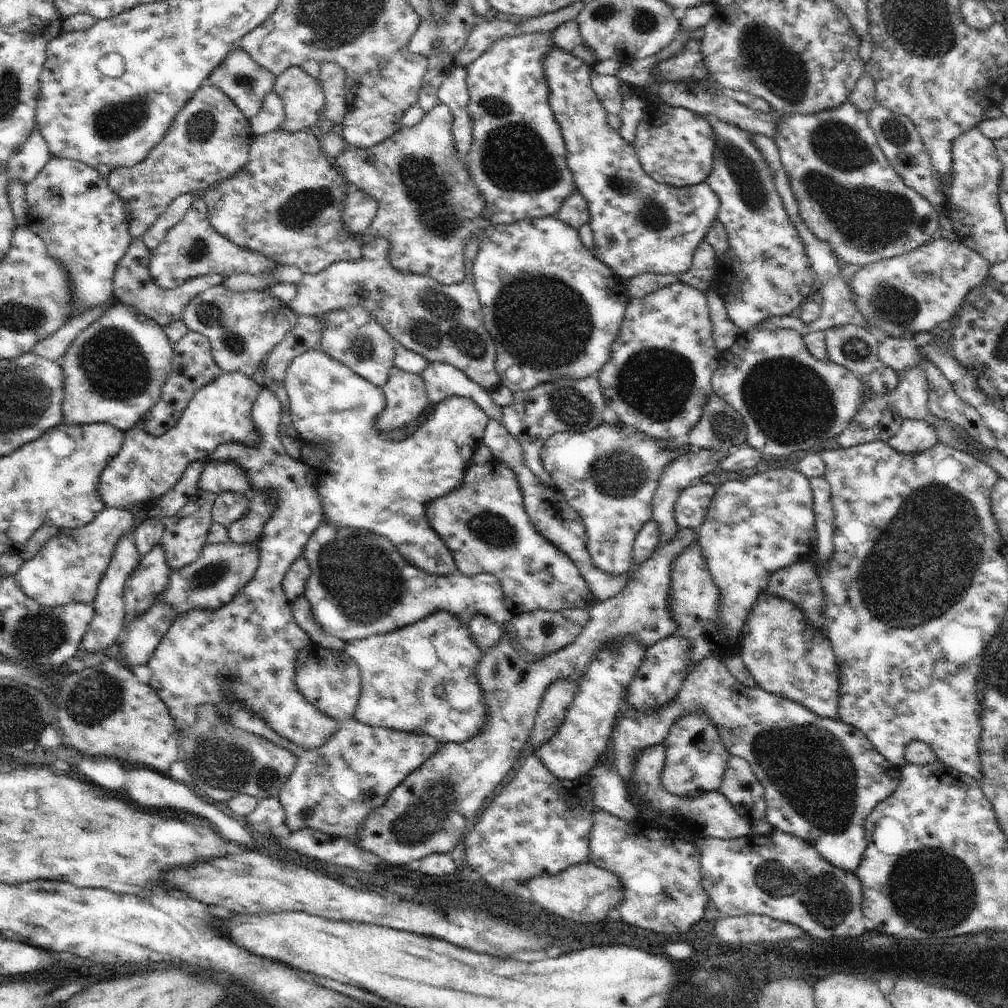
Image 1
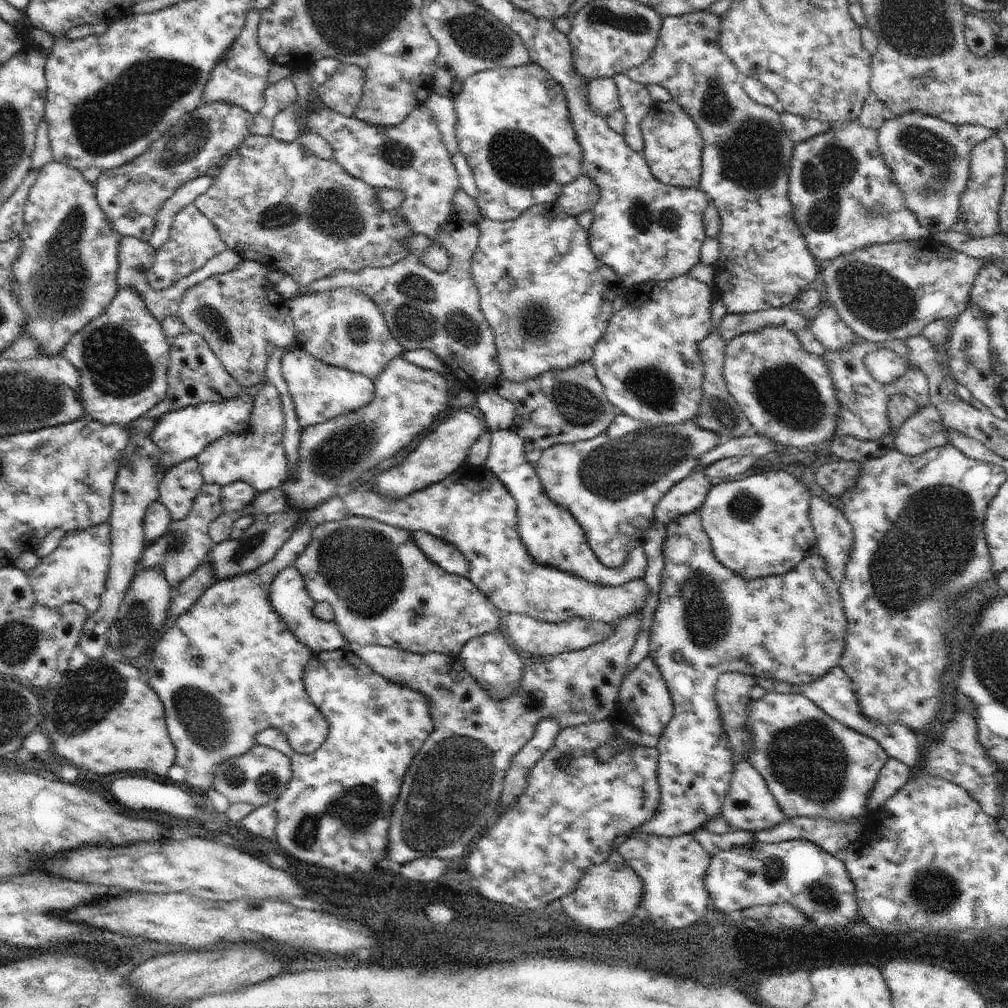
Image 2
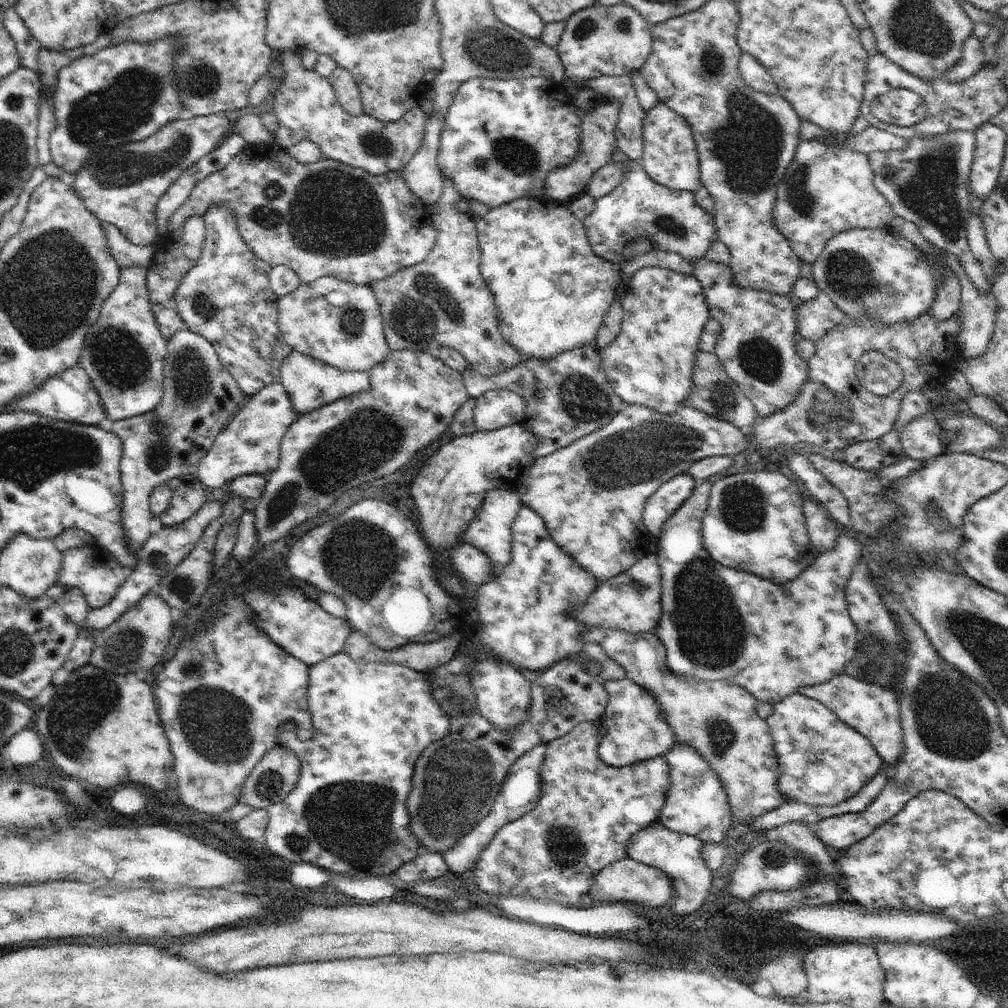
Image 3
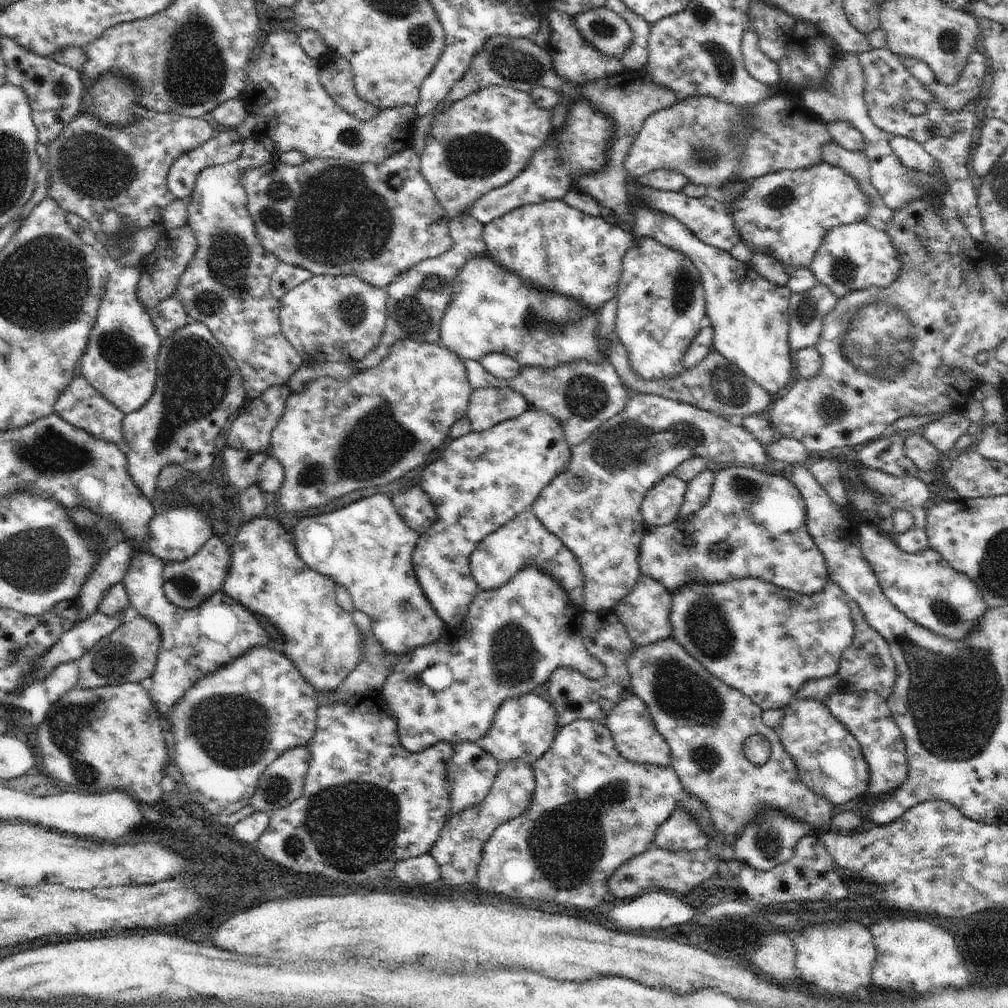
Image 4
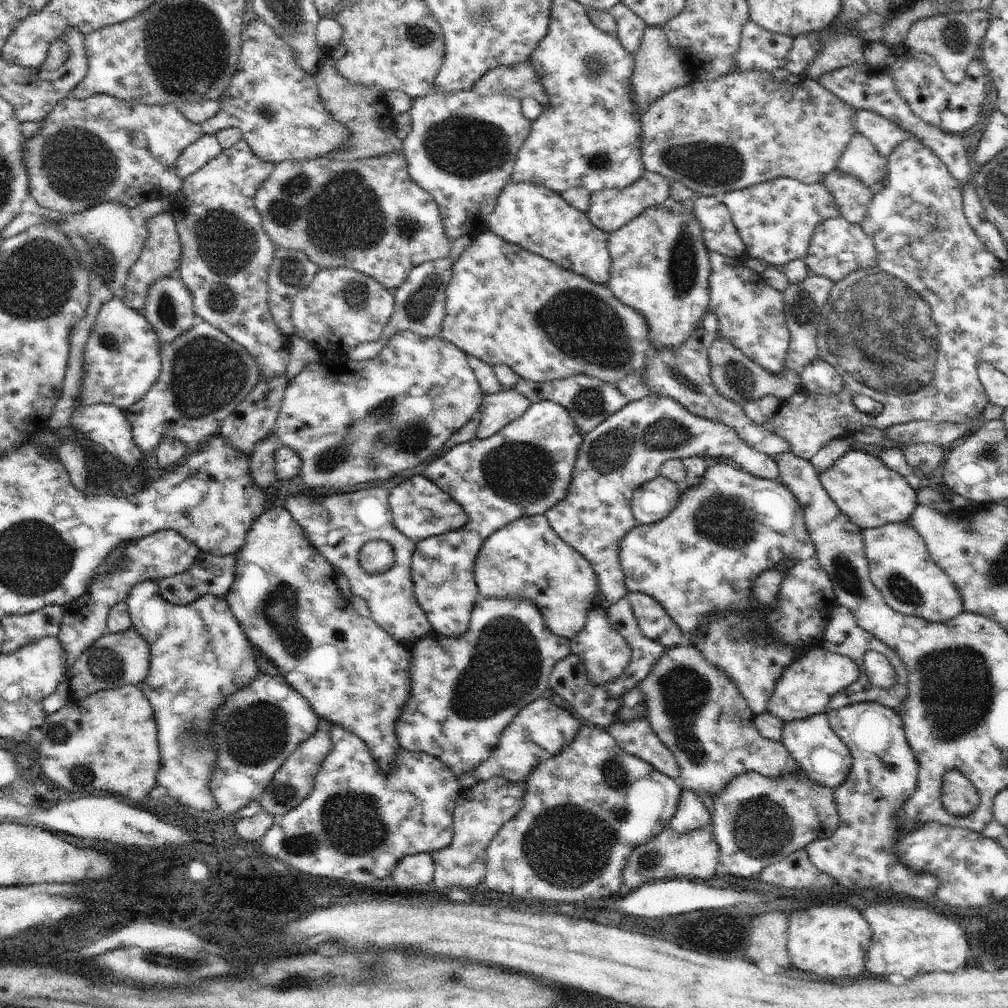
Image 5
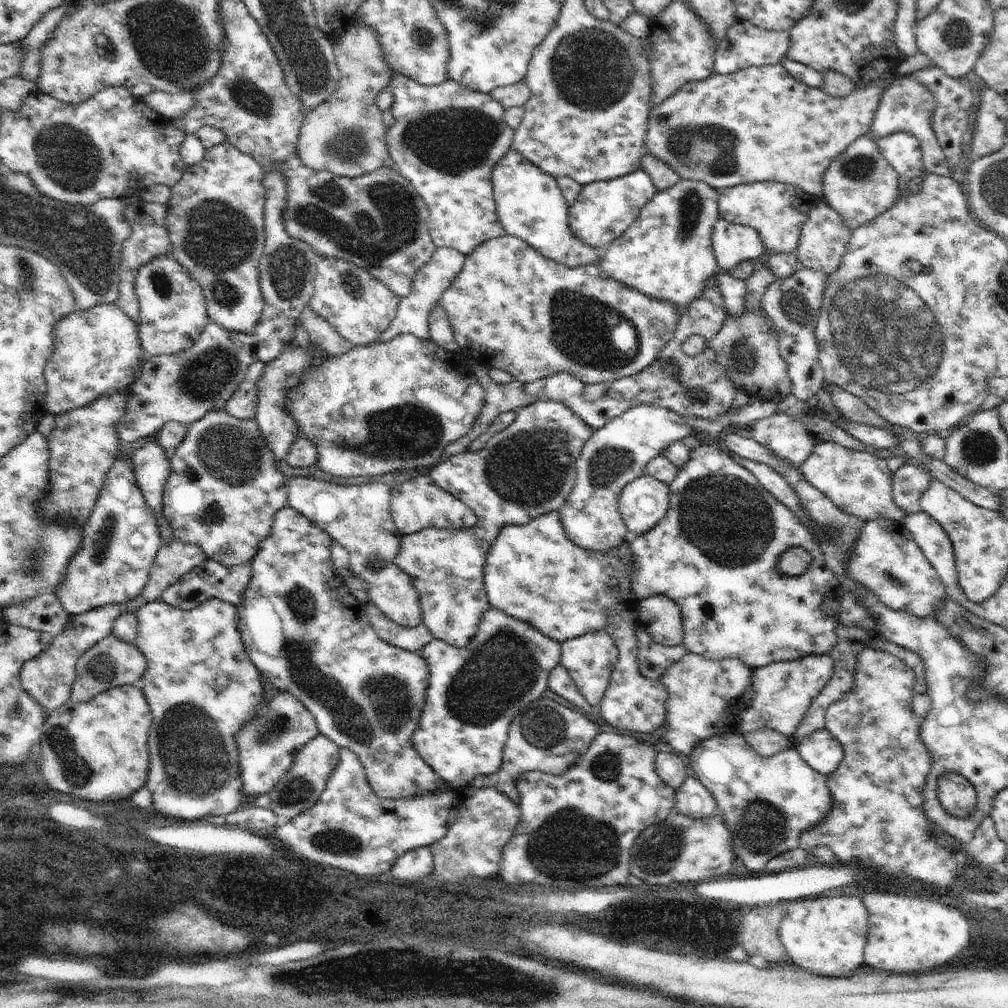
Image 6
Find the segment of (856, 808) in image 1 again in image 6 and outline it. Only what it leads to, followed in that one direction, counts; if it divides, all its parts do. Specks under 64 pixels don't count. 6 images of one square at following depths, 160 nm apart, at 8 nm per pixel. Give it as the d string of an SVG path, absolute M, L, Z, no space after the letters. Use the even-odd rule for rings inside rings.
M826 728L809 734L796 750L810 768L826 776L838 768L844 756L840 741Z

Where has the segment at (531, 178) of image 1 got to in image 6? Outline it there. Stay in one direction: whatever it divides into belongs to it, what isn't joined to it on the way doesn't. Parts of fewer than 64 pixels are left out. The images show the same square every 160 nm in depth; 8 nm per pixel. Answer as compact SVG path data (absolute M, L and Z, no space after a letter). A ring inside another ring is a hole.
M391 70L387 89L394 96L390 108L395 123L385 138L394 168L410 181L427 204L428 232L436 248L456 249L470 255L481 244L503 237L504 227L497 217L491 181L492 169L511 148L514 131L504 122L506 110L490 93L483 93L446 79L437 85L425 85L412 77Z

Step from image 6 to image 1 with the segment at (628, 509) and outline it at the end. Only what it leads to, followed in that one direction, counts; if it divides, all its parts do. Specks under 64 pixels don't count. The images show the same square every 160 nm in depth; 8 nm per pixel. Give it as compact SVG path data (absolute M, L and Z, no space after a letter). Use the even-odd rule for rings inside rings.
M698 481L688 485L676 499L674 516L677 525L682 529L697 529L710 506L710 501L717 487L711 483Z

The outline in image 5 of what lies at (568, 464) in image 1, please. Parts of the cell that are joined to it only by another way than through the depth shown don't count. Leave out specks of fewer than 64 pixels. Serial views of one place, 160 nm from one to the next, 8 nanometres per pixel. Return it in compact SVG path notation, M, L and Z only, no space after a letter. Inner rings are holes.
M653 393L638 401L630 401L619 412L606 418L599 426L590 430L584 436L578 450L574 474L568 486L568 492L553 508L546 510L545 516L554 533L566 542L572 549L584 556L590 562L593 572L598 578L598 607L610 608L628 596L626 576L620 565L620 546L623 539L637 526L632 513L632 496L640 486L647 484L660 475L660 468L666 461L672 459L686 460L694 456L726 459L731 465L737 465L743 470L767 480L779 480L780 472L775 458L761 454L758 450L748 446L738 435L738 432L714 420L695 416L675 399L654 395Z

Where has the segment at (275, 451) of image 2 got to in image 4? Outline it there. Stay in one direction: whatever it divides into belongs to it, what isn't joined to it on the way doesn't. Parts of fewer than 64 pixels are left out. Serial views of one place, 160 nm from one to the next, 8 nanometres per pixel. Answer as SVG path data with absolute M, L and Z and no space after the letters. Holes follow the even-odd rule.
M276 385L264 390L259 398L253 399L248 403L248 410L244 410L237 417L234 417L225 432L222 439L225 443L236 450L246 450L248 454L256 454L256 452L269 452L272 446L272 433L284 414L286 402L290 400L288 396L292 394L290 388L284 385Z

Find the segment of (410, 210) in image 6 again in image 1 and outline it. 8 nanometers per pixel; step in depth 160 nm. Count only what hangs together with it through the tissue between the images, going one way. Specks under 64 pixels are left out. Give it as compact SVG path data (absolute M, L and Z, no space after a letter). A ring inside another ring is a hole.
M278 129L265 135L258 135L249 146L249 159L242 169L234 173L232 177L226 178L222 182L216 184L213 188L208 188L204 194L201 195L204 204L207 206L207 213L212 228L231 240L239 247L244 247L249 251L256 251L263 254L266 258L276 261L278 265L294 265L300 268L303 273L315 275L321 273L327 266L338 261L357 261L363 257L363 246L366 242L374 242L374 238L368 236L366 232L357 235L352 231L347 231L343 223L343 210L346 204L347 194L352 190L350 184L346 182L340 170L336 170L322 152L321 142L317 137L310 134L310 132L301 130L295 133L289 133Z

